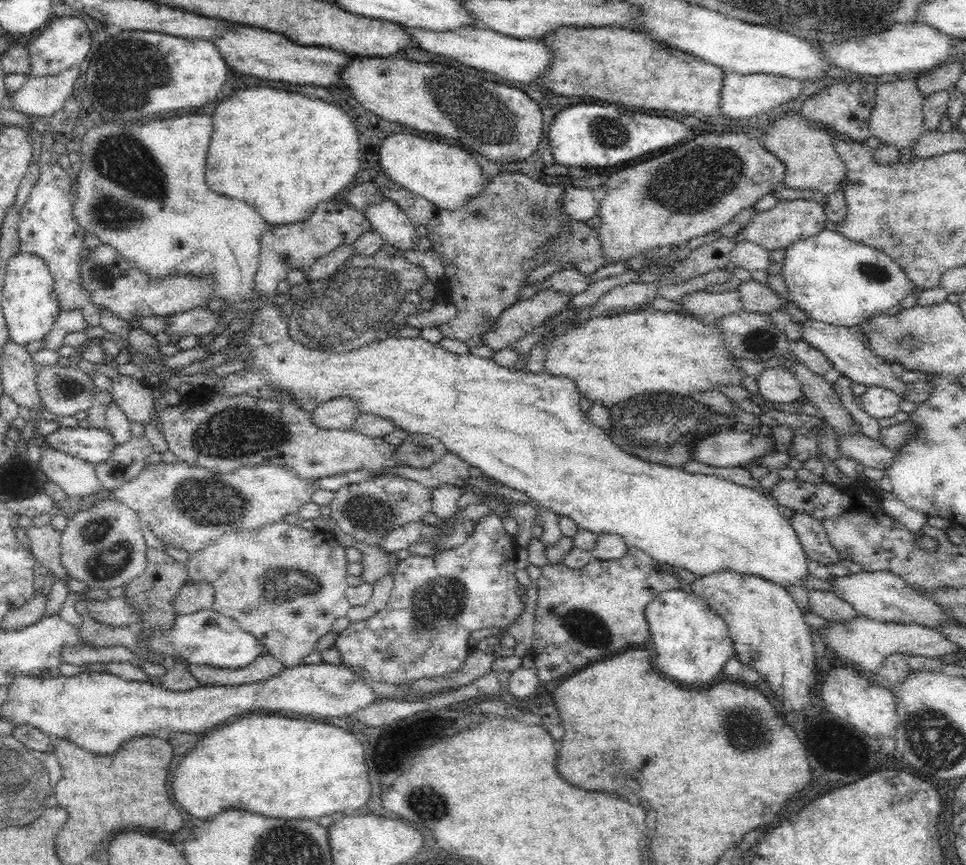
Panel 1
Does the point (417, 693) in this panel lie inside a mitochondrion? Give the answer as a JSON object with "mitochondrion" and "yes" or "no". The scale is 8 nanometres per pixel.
{"mitochondrion":"no"}

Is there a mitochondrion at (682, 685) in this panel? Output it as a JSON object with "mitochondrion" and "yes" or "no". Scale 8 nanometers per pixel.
{"mitochondrion":"no"}

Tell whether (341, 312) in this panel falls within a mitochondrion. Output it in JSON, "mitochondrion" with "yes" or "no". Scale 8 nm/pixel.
{"mitochondrion":"yes"}

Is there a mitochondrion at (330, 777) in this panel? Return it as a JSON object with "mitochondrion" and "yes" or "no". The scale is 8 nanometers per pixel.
{"mitochondrion":"no"}

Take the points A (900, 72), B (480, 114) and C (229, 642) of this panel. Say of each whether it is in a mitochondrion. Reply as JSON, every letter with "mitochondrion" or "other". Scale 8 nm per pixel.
{"A":"other","B":"mitochondrion","C":"other"}

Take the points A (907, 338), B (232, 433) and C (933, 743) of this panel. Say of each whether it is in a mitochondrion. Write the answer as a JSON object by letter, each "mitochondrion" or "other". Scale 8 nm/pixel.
{"A":"mitochondrion","B":"mitochondrion","C":"mitochondrion"}

